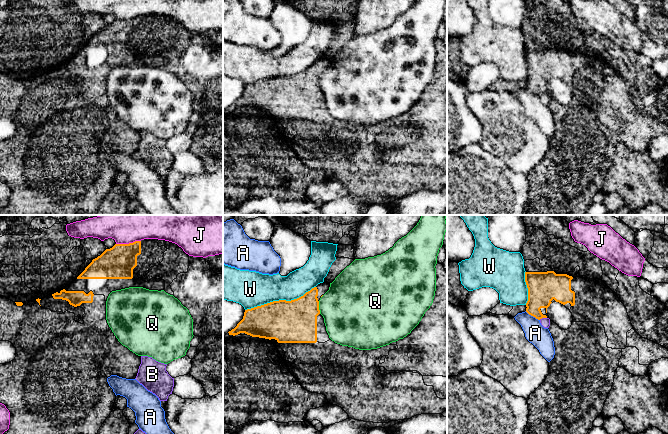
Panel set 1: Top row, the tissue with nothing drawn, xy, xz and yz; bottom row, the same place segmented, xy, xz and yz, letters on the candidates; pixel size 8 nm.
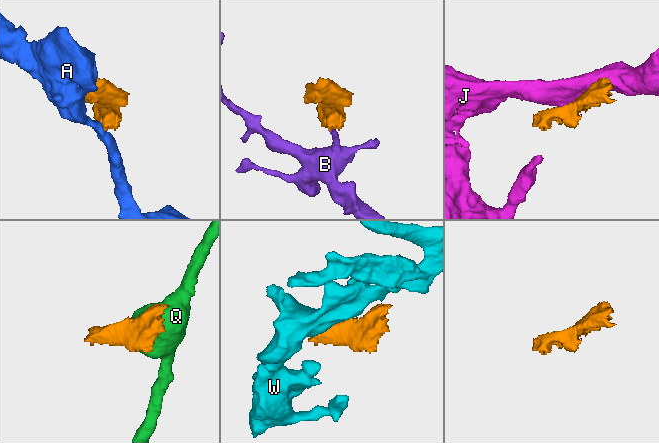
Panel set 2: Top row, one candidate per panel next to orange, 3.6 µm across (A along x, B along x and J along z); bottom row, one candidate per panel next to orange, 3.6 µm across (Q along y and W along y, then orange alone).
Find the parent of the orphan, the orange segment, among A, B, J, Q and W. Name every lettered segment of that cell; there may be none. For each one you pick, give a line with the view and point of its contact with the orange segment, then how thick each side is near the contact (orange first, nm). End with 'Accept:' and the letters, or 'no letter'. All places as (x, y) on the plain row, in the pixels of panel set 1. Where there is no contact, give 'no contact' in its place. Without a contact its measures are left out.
Accept: no letter

